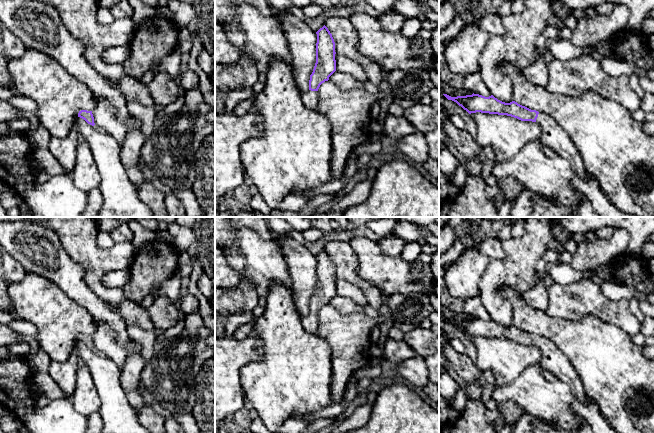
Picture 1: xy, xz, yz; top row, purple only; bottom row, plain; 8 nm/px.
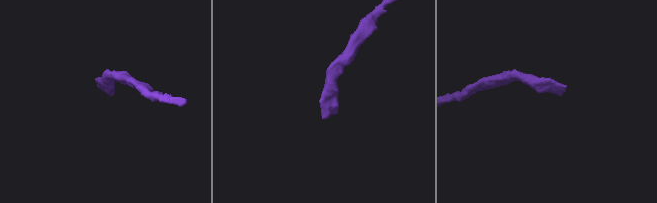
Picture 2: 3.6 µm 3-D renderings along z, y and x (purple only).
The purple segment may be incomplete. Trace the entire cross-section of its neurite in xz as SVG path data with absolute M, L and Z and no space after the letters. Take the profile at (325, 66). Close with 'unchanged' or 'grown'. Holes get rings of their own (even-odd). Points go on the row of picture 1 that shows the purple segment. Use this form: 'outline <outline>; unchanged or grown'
outline M324 25L317 32L316 63L309 80L309 90L302 93L306 108L316 108L318 89L336 71L335 42L332 34Z; grown

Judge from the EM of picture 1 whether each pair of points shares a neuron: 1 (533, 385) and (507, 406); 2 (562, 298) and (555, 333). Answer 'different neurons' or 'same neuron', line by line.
1: different neurons
2: different neurons

